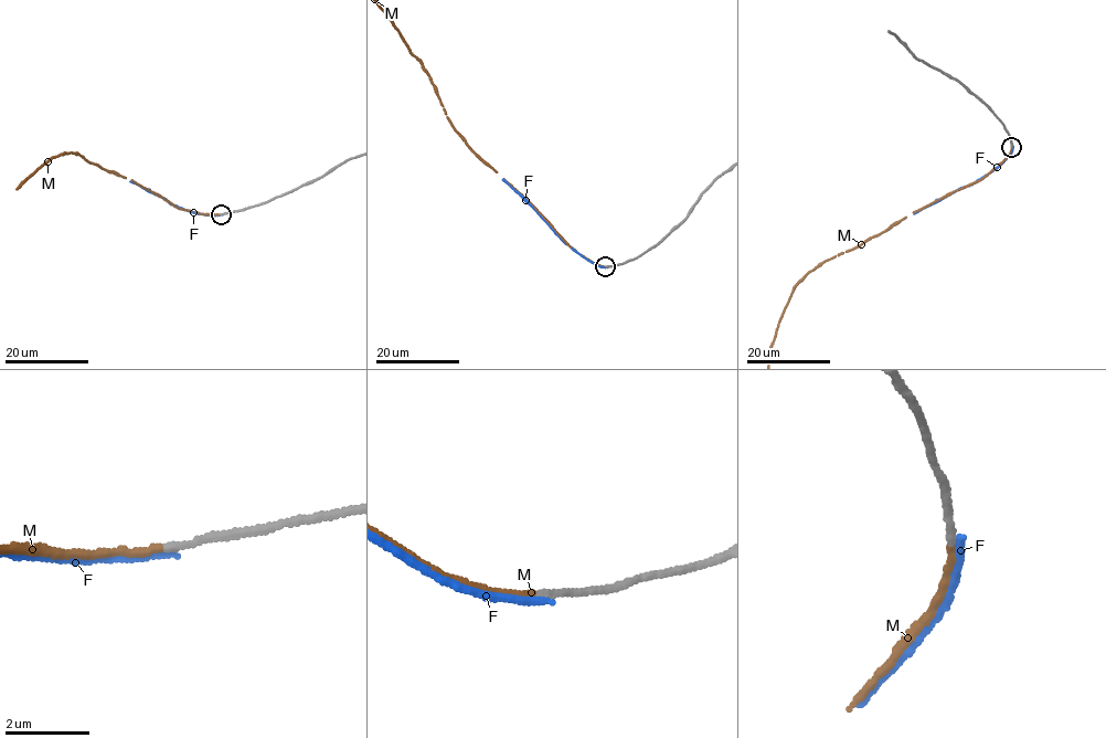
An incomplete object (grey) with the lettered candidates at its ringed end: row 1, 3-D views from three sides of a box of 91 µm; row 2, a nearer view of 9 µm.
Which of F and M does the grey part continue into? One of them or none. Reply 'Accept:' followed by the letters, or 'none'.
Accept: M

